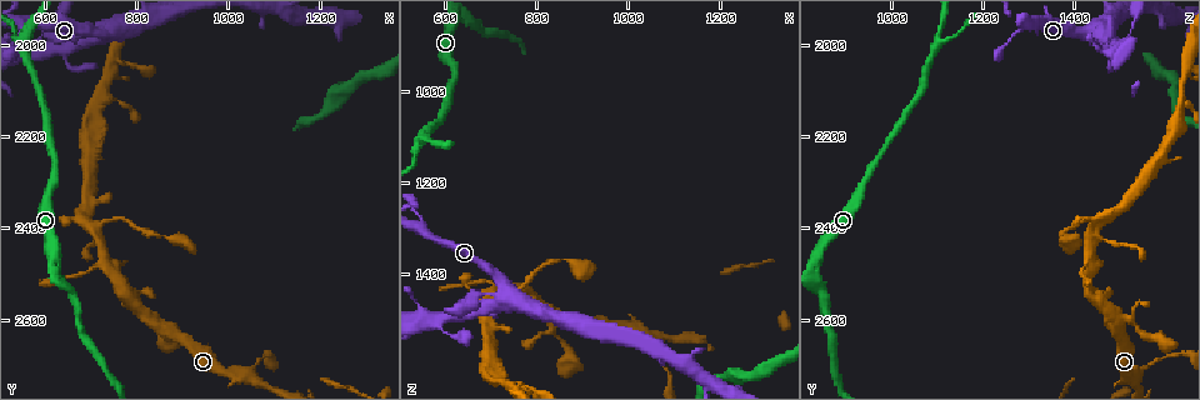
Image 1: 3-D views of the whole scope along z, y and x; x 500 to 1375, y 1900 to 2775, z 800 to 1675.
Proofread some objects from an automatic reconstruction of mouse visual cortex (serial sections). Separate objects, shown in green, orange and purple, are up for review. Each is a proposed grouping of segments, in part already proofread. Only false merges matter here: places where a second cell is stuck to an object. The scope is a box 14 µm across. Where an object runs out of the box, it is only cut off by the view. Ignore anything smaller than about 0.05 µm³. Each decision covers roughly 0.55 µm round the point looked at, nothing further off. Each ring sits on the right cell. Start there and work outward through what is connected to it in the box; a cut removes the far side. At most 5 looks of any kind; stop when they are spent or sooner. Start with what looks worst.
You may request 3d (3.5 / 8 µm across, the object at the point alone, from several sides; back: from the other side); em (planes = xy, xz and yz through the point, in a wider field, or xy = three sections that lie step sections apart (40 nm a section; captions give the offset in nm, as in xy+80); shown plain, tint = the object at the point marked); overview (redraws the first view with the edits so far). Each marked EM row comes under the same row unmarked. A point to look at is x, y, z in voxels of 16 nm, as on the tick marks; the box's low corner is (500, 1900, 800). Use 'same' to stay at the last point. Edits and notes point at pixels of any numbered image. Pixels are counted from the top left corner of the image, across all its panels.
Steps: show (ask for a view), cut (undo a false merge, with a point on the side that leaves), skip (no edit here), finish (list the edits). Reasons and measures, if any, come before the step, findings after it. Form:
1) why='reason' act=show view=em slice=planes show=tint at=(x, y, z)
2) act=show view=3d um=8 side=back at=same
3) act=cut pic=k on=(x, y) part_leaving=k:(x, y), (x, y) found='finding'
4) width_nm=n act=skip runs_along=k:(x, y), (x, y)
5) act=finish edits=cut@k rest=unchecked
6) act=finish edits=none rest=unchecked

why='thin neck' act=show view=3d um=3.5 at=(705, 2410, 1435)

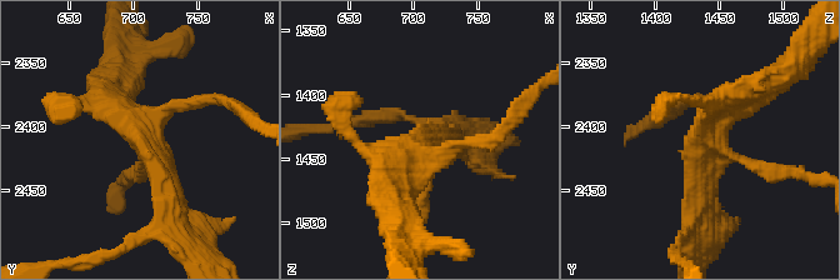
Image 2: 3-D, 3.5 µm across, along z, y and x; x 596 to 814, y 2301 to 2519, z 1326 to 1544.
why='need the tissue' act=show view=em slice=xy step=3 show=tint at=(708, 2412, 1440)

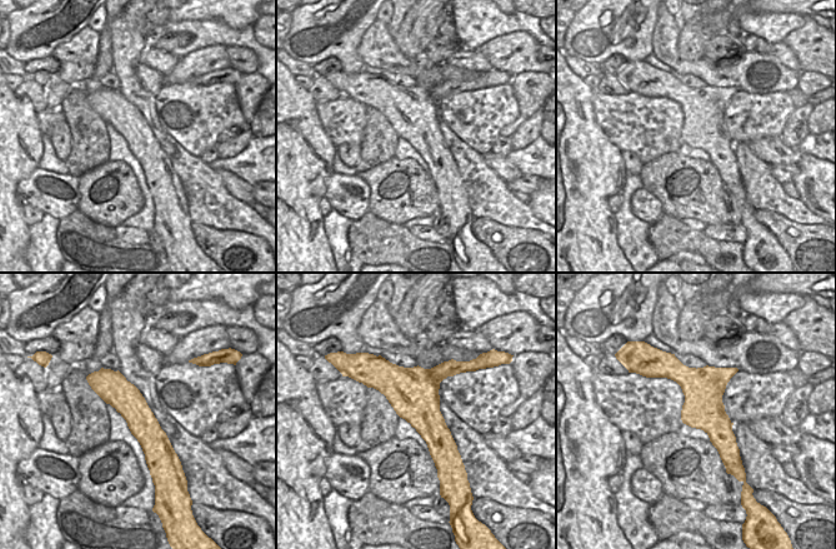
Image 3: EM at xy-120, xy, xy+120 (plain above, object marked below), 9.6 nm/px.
act=skip runs_along=2:(179, 214), (155, 153), (105, 91) found='continuous, no second cell'

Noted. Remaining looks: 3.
why='thin arm on a thick one' act=show view=3d um=3.5 at=(710, 2135, 1640)

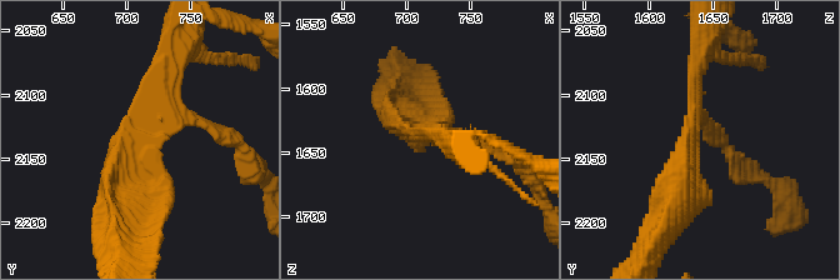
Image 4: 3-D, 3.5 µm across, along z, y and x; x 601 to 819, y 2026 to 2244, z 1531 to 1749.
act=show view=em slice=xy step=3 show=tint at=(710, 2132, 1634)

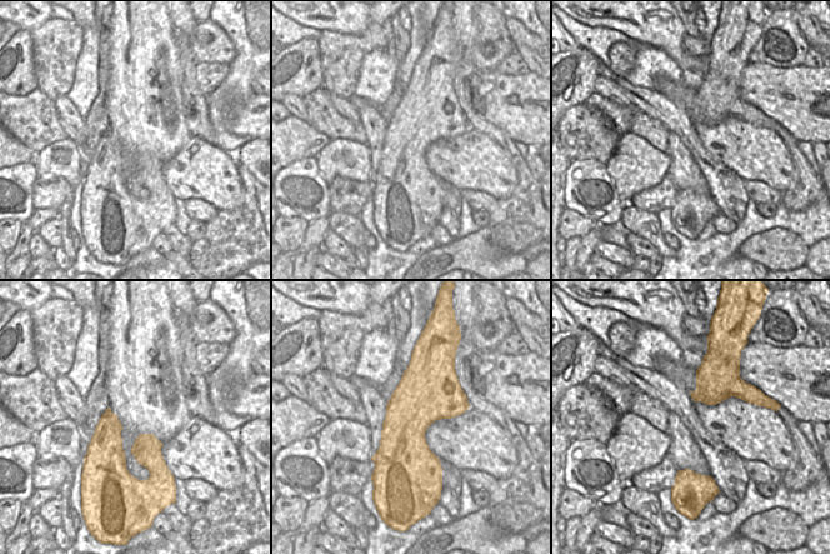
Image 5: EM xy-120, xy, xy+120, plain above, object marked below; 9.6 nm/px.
width_nm=500 act=skip runs_along=4:(123, 216), (164, 60) found='continuous, no second cell'

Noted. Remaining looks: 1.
act=finish edits=none rest=unchecked

